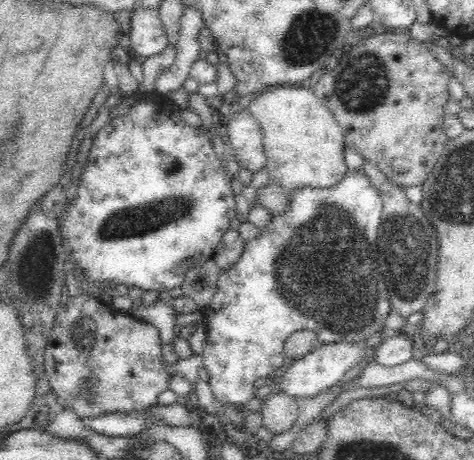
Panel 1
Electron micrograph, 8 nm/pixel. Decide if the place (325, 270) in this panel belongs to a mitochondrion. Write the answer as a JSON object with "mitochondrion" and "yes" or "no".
{"mitochondrion":"yes"}

